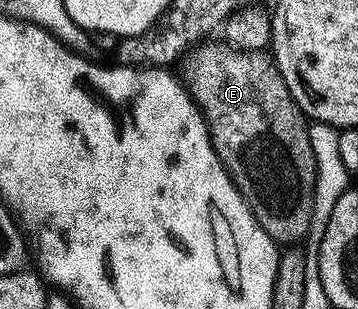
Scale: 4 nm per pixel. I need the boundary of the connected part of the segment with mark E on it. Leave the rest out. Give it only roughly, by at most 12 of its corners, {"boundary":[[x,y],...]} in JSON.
{"boundary":[[220,41],[183,88],[277,243],[307,238],[316,160],[275,60]]}

